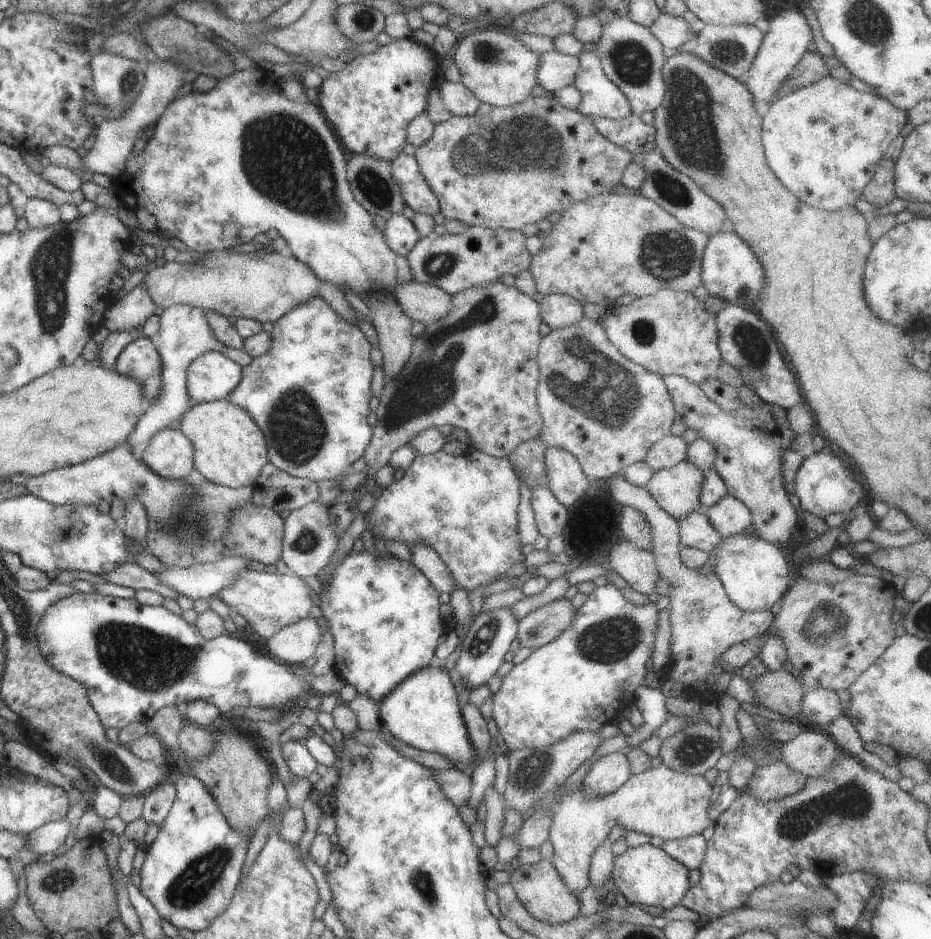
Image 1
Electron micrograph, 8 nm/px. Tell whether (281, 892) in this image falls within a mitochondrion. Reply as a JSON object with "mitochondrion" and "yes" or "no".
{"mitochondrion":"no"}

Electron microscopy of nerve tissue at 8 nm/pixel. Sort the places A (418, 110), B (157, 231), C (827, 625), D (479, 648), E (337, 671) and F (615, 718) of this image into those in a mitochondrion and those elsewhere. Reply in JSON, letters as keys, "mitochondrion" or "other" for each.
{"A":"other","B":"other","C":"mitochondrion","D":"mitochondrion","E":"other","F":"other"}

